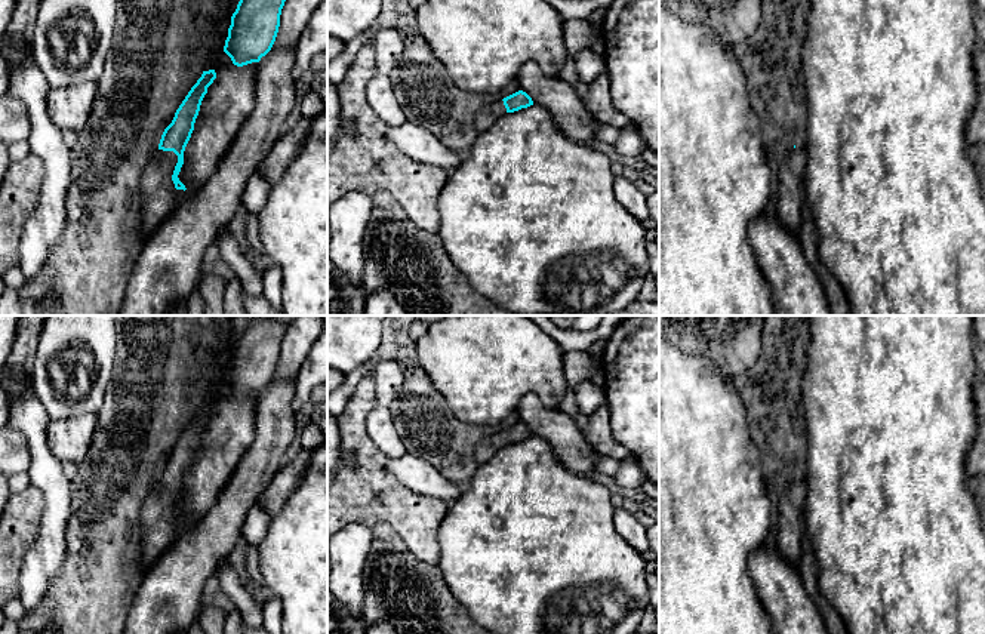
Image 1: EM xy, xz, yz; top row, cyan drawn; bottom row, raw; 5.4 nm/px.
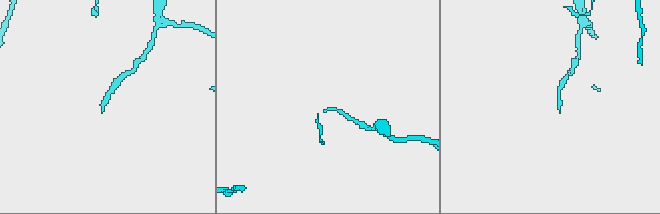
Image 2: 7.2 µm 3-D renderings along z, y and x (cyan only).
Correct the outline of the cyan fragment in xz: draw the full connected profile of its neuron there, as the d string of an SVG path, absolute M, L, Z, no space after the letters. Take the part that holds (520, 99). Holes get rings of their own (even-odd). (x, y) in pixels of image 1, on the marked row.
M518 90L504 98L502 101L484 104L475 116L475 127L480 133L483 133L490 129L507 113L514 113L530 105L533 105L533 101L523 90Z

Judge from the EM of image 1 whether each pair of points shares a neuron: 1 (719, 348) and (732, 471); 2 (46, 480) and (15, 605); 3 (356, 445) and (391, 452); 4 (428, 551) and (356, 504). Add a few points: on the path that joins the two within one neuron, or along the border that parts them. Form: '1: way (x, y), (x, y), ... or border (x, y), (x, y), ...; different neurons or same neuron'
1: border (690, 354), (702, 354), (730, 378); different neurons
2: border (18, 597), (25, 612); different neurons
3: border (366, 416), (369, 439), (388, 458); different neurons
4: way (413, 532), (387, 505), (375, 504); same neuron

